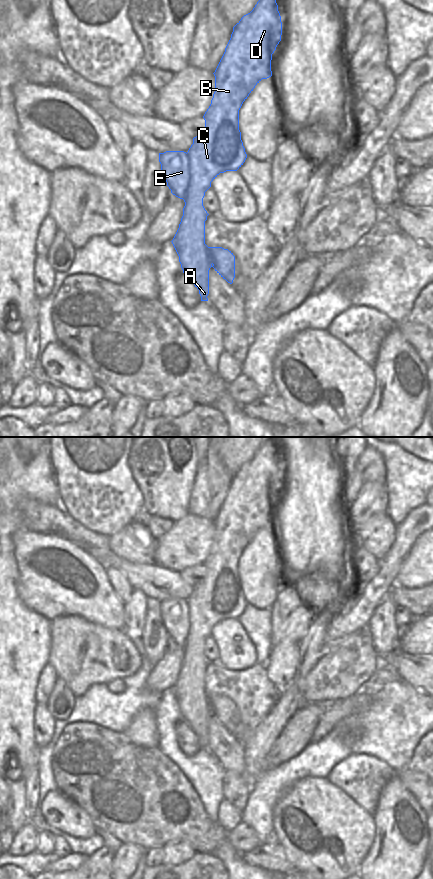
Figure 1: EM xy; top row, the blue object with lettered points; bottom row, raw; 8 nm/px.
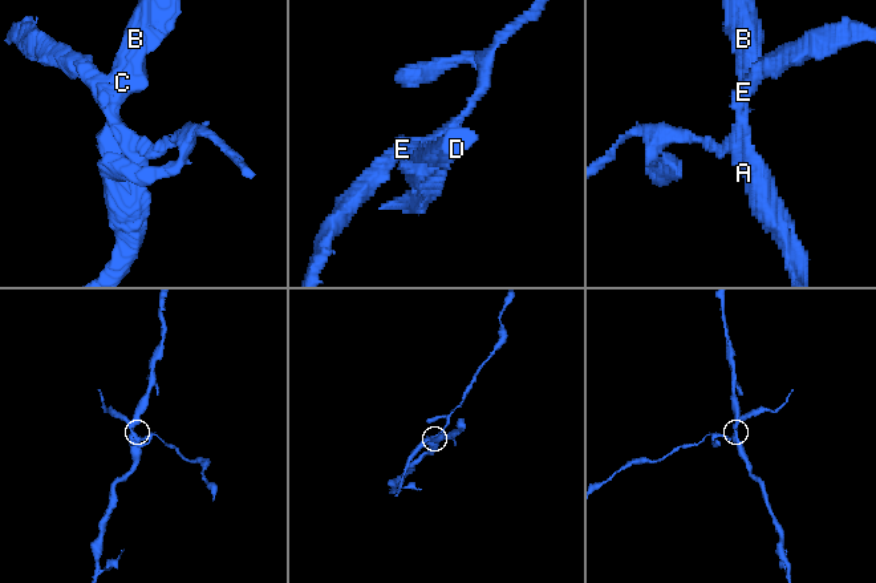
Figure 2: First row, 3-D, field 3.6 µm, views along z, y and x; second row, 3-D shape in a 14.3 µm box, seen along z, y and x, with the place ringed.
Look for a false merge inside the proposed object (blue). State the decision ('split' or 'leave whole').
split

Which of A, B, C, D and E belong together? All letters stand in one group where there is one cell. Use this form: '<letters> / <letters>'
A B C D / E

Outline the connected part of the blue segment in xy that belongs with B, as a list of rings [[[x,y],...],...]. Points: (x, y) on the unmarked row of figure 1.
[[[267,437],[253,458],[244,463],[233,475],[231,486],[225,500],[213,521],[215,524],[215,540],[211,552],[205,560],[205,578],[193,586],[193,592],[187,602],[191,612],[191,628],[187,644],[183,647],[185,654],[179,676],[171,689],[178,704],[183,721],[199,738],[201,749],[208,749],[209,718],[212,709],[200,709],[199,702],[193,696],[190,684],[197,674],[197,665],[204,669],[209,663],[203,654],[205,640],[211,635],[211,630],[226,619],[237,619],[245,610],[247,602],[241,588],[239,578],[239,558],[243,550],[262,528],[272,524],[272,502],[281,489],[282,470],[275,444]]]

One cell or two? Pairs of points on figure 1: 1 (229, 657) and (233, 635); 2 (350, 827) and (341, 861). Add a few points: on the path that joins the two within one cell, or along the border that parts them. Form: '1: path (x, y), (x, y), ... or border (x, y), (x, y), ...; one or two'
1: path (232, 652), (232, 640); one
2: path (345, 835), (344, 853); one

